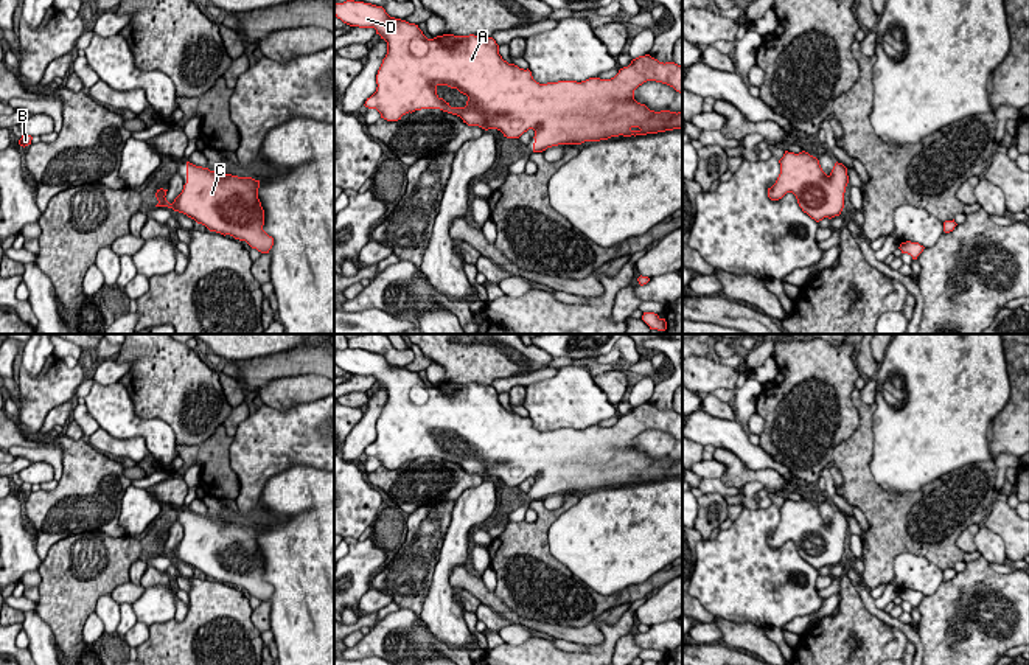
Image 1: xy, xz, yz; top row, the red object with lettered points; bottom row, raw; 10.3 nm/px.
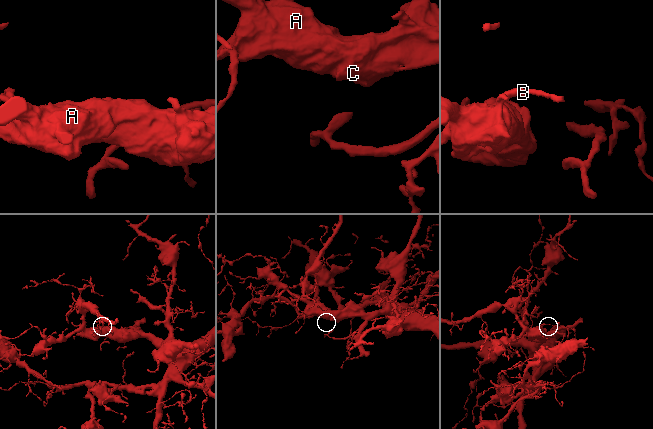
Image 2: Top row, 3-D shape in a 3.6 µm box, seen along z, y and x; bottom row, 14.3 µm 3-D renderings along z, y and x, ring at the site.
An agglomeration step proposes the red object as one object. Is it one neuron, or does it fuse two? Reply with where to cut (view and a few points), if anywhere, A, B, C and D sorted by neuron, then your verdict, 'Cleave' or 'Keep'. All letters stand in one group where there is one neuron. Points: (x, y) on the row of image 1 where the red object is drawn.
No split. Groups: A B C D. Keep

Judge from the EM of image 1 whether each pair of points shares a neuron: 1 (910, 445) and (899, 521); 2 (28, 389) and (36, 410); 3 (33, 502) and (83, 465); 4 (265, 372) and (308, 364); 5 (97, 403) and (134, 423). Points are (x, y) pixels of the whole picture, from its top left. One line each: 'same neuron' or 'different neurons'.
1: different neurons
2: same neuron
3: same neuron
4: same neuron
5: same neuron

